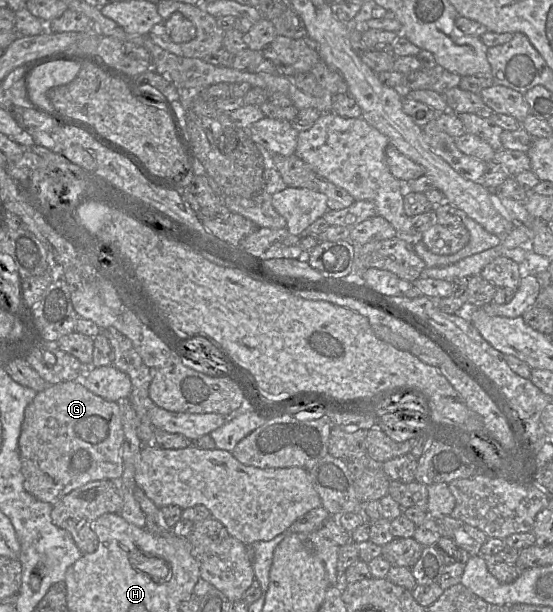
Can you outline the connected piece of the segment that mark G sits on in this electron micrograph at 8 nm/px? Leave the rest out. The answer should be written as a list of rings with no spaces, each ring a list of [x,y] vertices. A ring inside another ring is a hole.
[[[76,381],[48,385],[36,394],[25,409],[18,441],[24,489],[37,500],[54,506],[71,491],[89,482],[117,482],[123,475],[123,442],[124,432],[118,402],[106,400]]]

